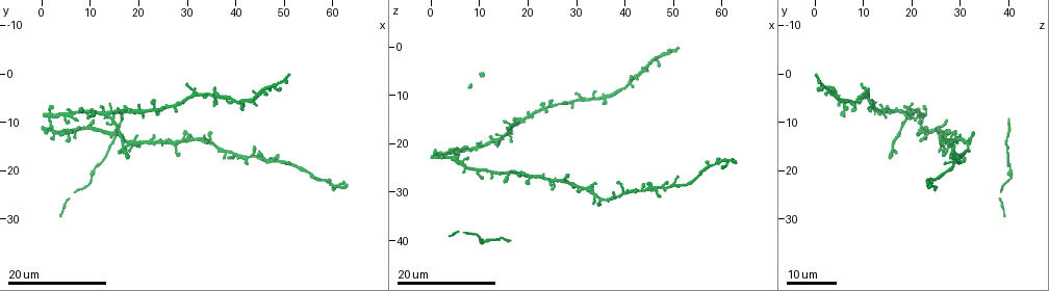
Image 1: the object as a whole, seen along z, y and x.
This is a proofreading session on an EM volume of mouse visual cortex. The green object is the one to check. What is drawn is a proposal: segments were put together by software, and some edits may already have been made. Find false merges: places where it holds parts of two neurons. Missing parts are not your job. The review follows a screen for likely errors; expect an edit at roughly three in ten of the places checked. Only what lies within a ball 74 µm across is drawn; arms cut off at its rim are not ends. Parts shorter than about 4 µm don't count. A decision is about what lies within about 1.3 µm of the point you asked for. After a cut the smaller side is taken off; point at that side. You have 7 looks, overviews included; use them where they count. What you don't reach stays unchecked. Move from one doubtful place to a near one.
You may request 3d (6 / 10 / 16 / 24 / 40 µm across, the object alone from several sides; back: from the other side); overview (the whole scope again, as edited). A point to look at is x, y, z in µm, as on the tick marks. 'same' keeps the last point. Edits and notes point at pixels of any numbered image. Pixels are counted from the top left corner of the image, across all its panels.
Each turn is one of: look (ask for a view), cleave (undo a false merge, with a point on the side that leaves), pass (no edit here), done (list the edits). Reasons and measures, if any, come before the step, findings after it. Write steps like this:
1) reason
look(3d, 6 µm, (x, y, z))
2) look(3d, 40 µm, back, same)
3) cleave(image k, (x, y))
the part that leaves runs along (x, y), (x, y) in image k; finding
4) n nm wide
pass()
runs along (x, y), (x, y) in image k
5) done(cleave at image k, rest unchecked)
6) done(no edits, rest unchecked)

arms run side by side
look(3d, 16 µm, (40.5, 6.0, 8.5))

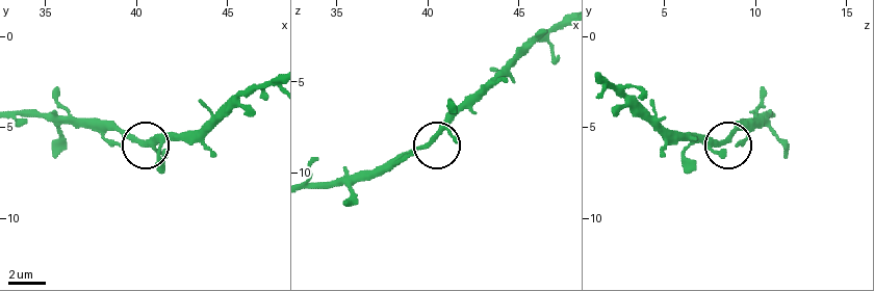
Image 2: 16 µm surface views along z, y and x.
look(3d, 6 µm, (40.4, 5.8, 8.0))

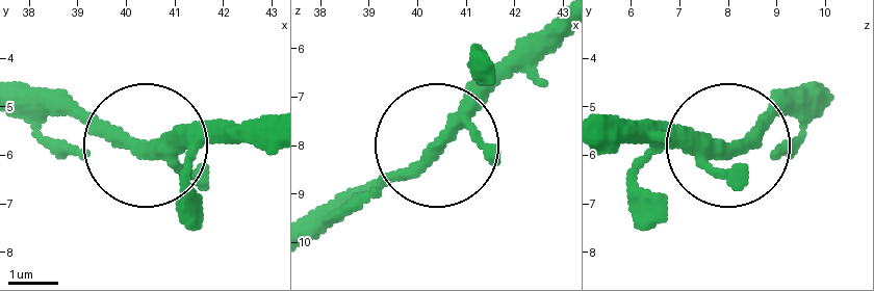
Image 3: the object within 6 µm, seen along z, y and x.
pass()
runs along (822, 87), (719, 150), (611, 137) in image 3; continuous, no second neuron

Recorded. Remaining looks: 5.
a fork
look(3d, 24 µm, (15.5, 12.5, 26.0))

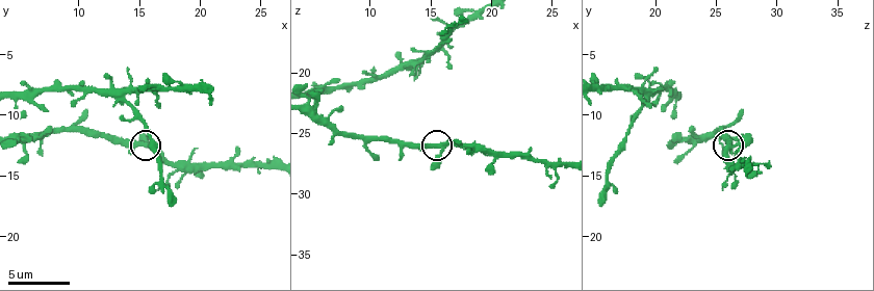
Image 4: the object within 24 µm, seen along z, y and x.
look(3d, 10 µm, (15.8, 12.4, 26.6))

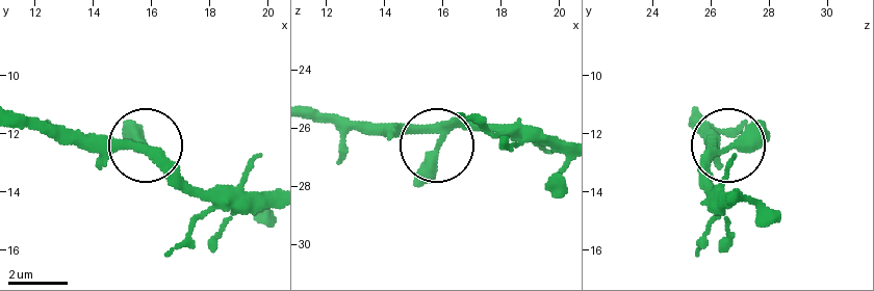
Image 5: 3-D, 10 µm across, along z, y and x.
pass()
continuous, no second neuron

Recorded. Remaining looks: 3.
two arms in line, one across
look(3d, 6 µm, (14.8, 9.6, 18.8))

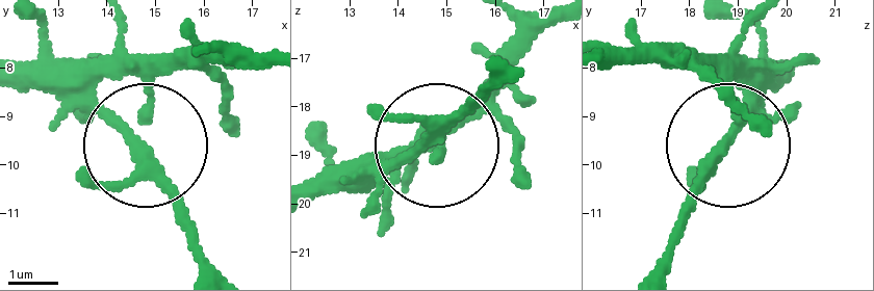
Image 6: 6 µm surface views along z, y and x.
side arm 10 µm; 3 arms
pass()
continuous, no second neuron

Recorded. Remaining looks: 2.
done(no edits, rest unchecked)

